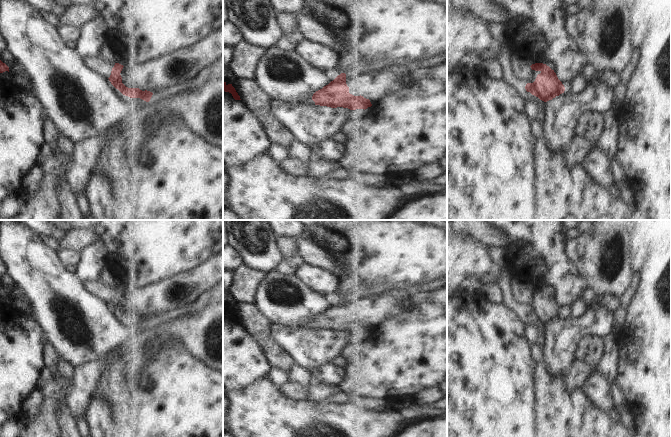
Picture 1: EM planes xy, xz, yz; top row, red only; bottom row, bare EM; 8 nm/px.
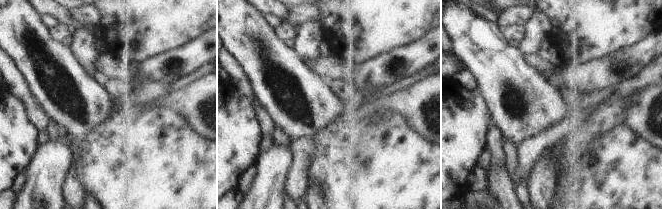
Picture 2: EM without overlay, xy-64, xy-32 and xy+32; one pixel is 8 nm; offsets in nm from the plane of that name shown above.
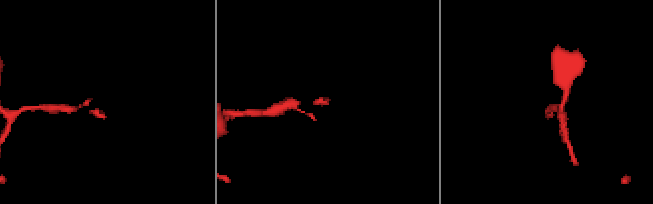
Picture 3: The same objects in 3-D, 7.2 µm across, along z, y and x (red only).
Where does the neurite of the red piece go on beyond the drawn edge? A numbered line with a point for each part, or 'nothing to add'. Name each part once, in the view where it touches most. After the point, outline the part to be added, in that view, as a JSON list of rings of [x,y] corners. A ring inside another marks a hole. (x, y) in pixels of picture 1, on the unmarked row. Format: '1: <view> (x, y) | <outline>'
1: xy (172, 293) | [[[223,250],[189,272],[146,288],[124,290],[120,299],[128,312],[152,317],[199,300],[223,281]]]

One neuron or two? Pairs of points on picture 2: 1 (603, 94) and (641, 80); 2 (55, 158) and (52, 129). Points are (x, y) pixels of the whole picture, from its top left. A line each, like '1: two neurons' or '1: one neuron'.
1: two neurons
2: two neurons

